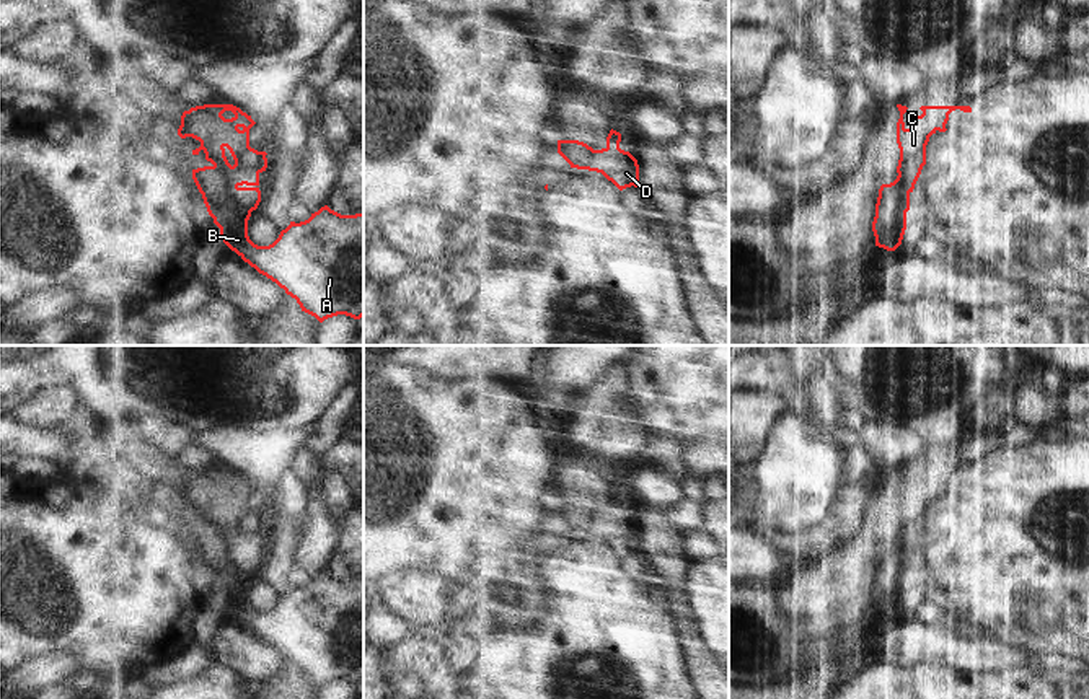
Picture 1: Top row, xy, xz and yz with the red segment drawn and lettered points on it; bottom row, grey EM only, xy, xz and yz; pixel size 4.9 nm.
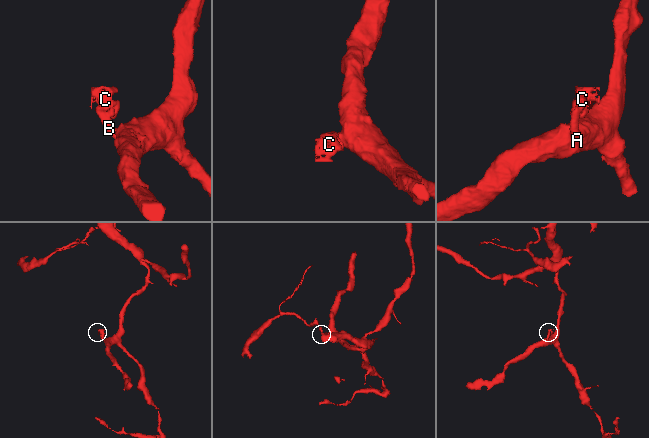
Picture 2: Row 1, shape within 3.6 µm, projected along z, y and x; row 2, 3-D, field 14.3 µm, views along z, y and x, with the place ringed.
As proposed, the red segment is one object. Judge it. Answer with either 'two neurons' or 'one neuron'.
two neurons

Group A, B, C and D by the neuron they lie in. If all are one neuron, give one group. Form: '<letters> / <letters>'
A B / C D

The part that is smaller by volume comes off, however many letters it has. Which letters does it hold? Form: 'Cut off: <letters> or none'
Cut off: C, D

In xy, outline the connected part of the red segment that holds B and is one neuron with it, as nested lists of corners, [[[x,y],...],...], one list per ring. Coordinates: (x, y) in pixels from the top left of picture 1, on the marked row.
[[[217,166],[192,169],[192,179],[223,243],[295,298],[302,311],[320,323],[337,314],[364,316],[364,213],[341,215],[324,205],[305,222],[290,222],[272,244],[258,246],[248,236],[251,212],[236,199],[240,187]]]

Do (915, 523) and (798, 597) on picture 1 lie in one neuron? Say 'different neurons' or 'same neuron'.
same neuron

